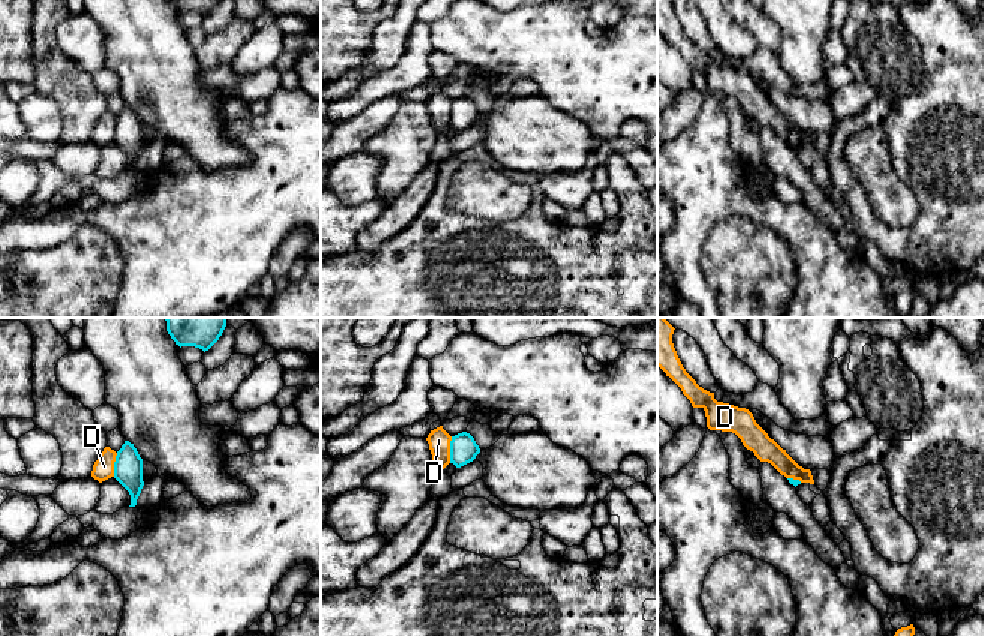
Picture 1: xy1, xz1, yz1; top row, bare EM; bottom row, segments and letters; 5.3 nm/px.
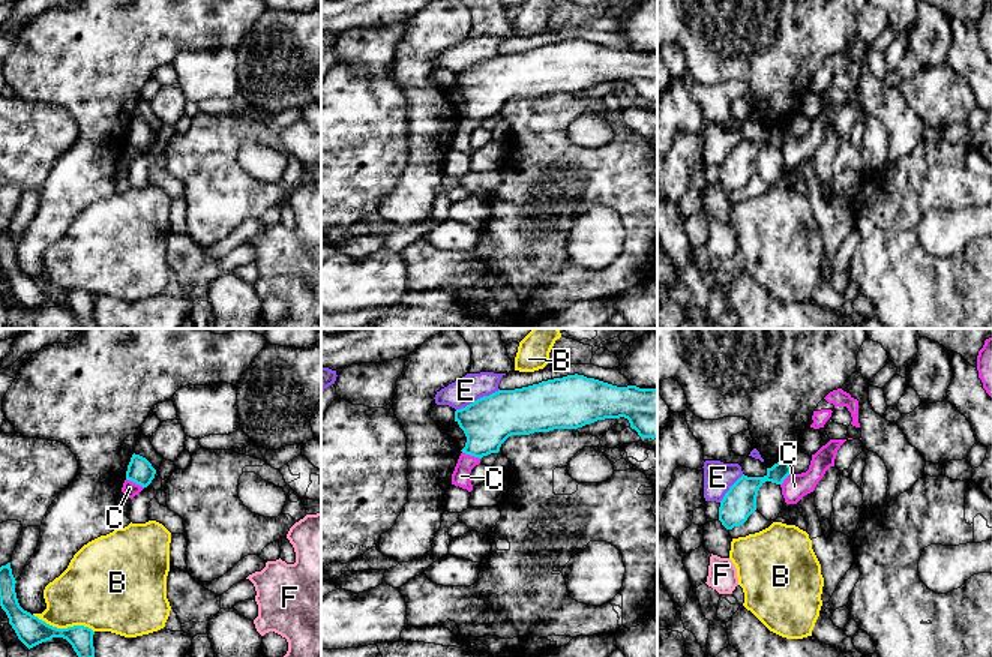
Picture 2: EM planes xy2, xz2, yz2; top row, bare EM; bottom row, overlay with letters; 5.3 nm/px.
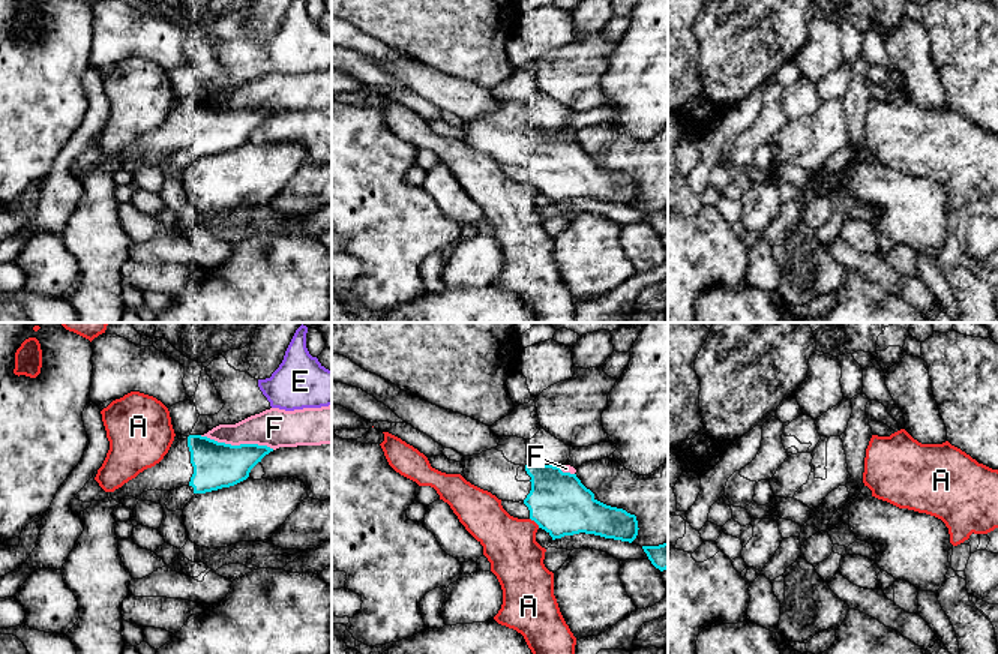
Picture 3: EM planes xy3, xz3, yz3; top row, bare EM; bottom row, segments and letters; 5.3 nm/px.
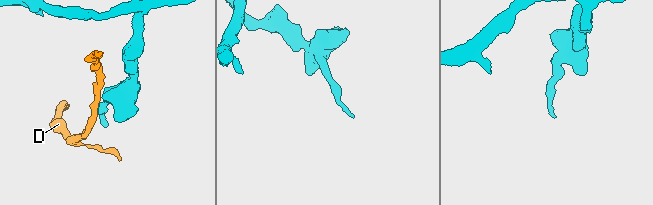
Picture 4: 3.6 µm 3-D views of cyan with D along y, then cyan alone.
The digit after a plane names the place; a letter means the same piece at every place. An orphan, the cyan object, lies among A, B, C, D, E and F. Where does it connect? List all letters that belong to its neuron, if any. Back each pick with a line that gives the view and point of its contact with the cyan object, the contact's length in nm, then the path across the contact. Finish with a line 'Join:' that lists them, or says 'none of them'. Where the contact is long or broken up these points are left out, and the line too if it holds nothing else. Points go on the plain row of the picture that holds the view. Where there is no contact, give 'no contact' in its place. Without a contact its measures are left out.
Join: none of them

